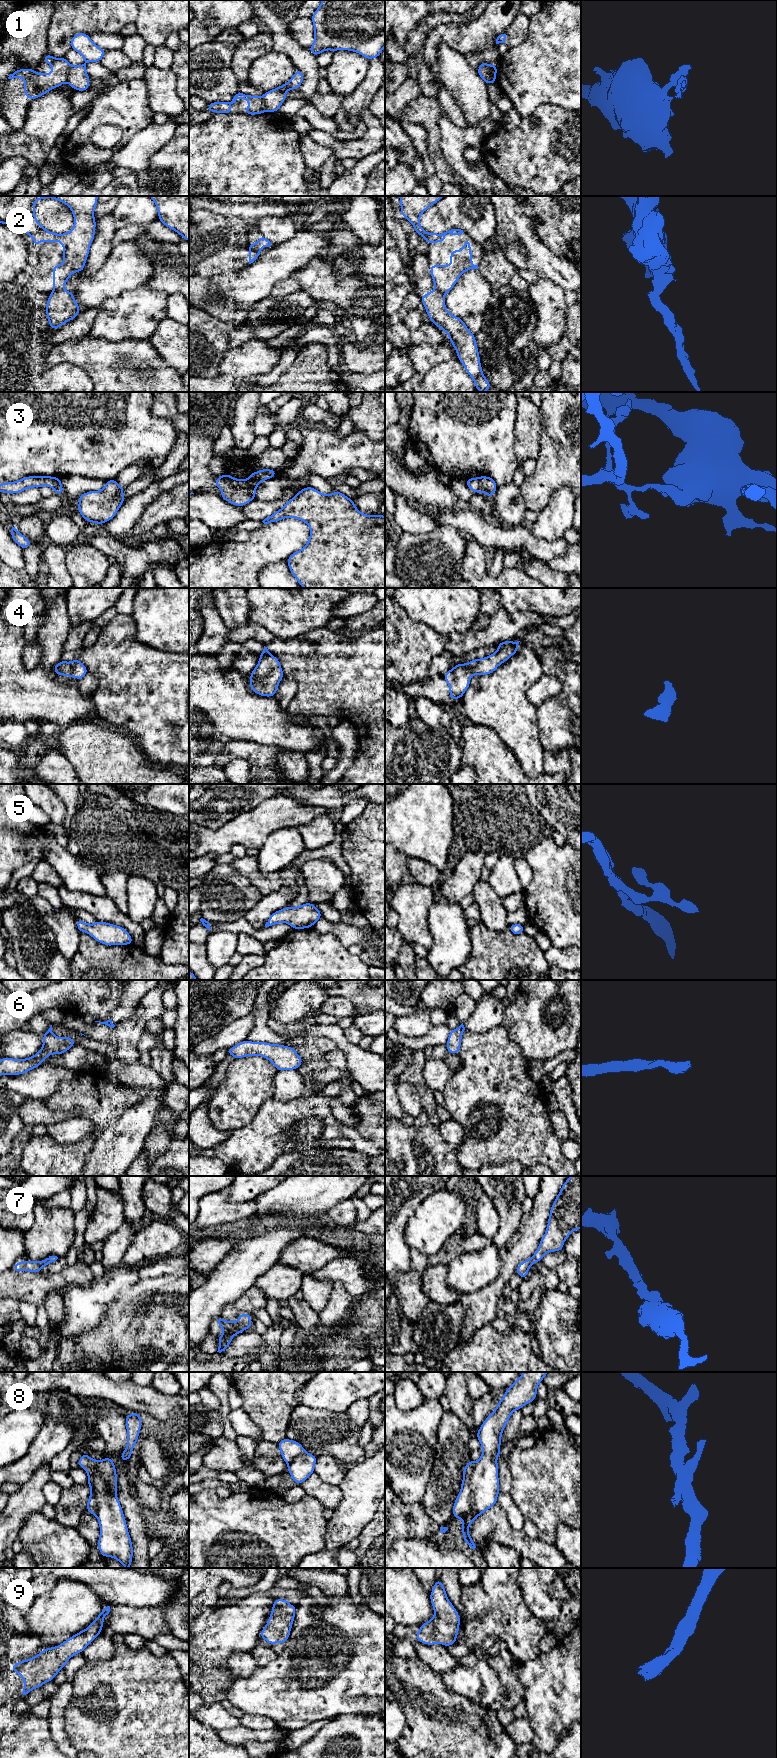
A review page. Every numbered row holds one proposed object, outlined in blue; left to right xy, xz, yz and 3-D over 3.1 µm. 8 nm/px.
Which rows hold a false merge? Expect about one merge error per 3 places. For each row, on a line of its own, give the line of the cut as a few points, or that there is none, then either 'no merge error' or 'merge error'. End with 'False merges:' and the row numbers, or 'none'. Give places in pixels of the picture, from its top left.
1: xy (70, 65), (66, 81) | merge error
2: yz (435, 287), (444, 294) | merge error
3: yz (478, 477), (478, 485), (481, 490) | merge error
4: no cut | no merge error
5: no cut | no merge error
6: no cut | no merge error
7: no cut | no merge error
8: xy (97, 1473), (92, 1482), (97, 1503), (95, 1514) | merge error
9: no cut | no merge error
False merges: 1, 2, 3, 8

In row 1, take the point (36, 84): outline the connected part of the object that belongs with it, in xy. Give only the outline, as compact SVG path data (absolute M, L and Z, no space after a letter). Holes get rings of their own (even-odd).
M49 53L42 62L51 65L53 73L37 73L33 69L18 69L9 75L8 79L22 78L25 80L24 95L32 100L48 93L51 89L60 87L67 82L70 68L69 61L64 58L54 58Z

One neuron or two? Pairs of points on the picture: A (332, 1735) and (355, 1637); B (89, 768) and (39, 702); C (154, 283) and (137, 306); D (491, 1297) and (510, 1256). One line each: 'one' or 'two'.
A: two
B: two
C: two
D: one

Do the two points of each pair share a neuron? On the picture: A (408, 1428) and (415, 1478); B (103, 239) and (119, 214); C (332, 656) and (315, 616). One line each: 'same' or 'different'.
A: same
B: different
C: different

